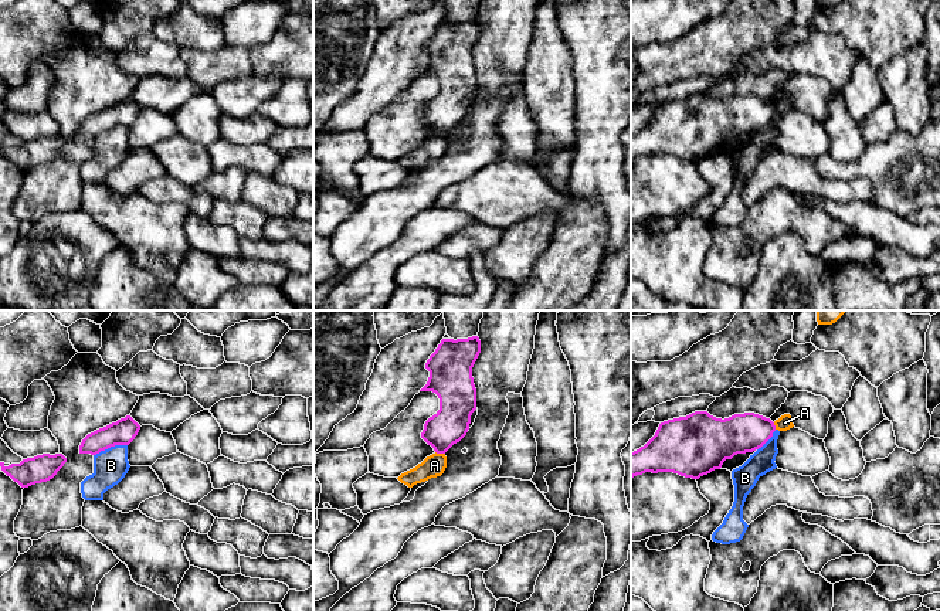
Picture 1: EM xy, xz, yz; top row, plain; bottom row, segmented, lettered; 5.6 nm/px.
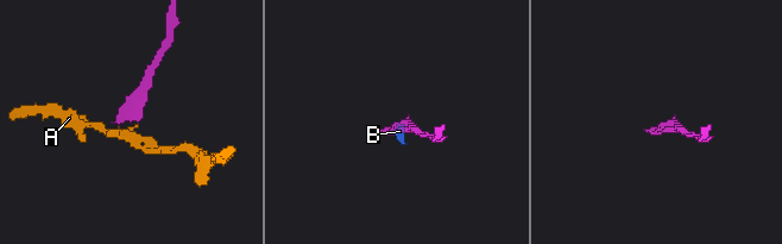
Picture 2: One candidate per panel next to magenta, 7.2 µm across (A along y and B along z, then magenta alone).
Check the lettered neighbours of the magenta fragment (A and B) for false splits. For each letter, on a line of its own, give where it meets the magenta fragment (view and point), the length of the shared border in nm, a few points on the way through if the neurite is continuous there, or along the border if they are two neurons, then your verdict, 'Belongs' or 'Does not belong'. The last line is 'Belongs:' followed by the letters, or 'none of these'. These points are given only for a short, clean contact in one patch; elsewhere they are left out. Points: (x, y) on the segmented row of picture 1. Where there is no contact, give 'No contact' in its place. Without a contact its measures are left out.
A: Touches magenta at xz (440, 452). Shared border 60 nm. Boundary: xz (435, 451), (444, 454). Does not belong
B: Touches magenta at xy (109, 447). Shared border 200 nm. Boundary: xy (126, 444), (111, 445), (94, 455). Does not belong
Belongs: none of these

